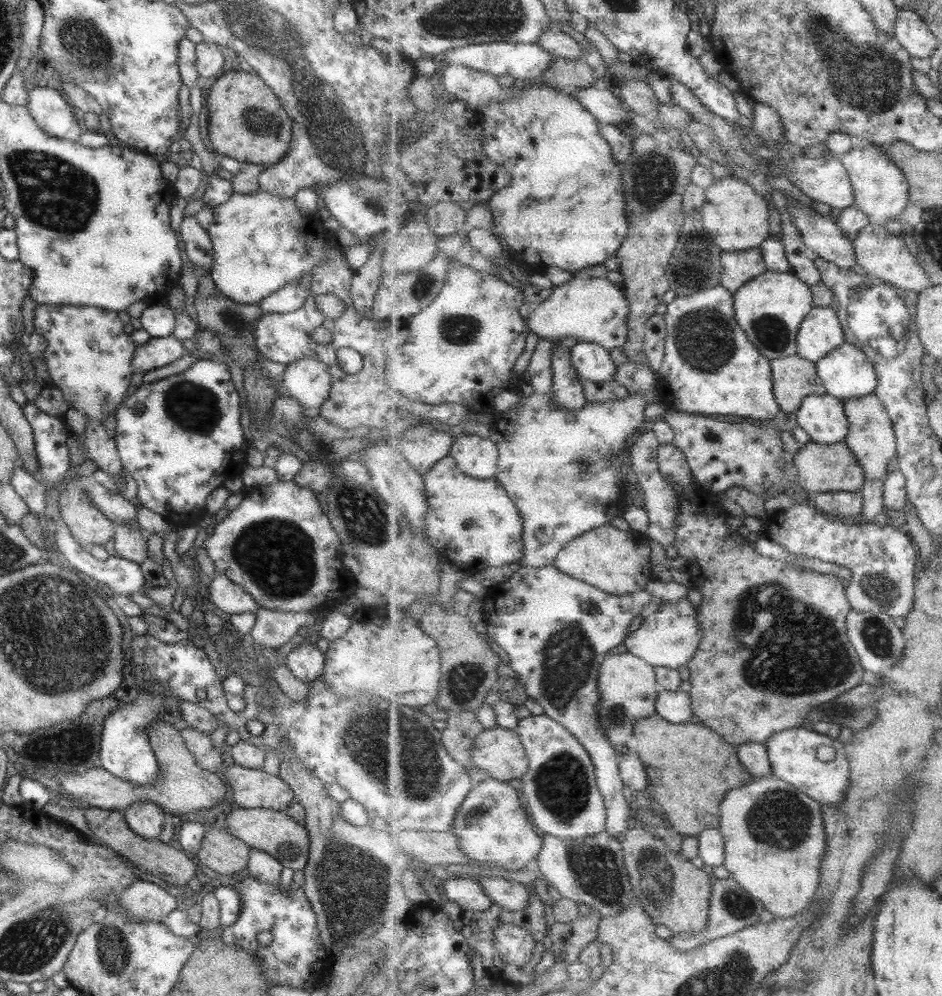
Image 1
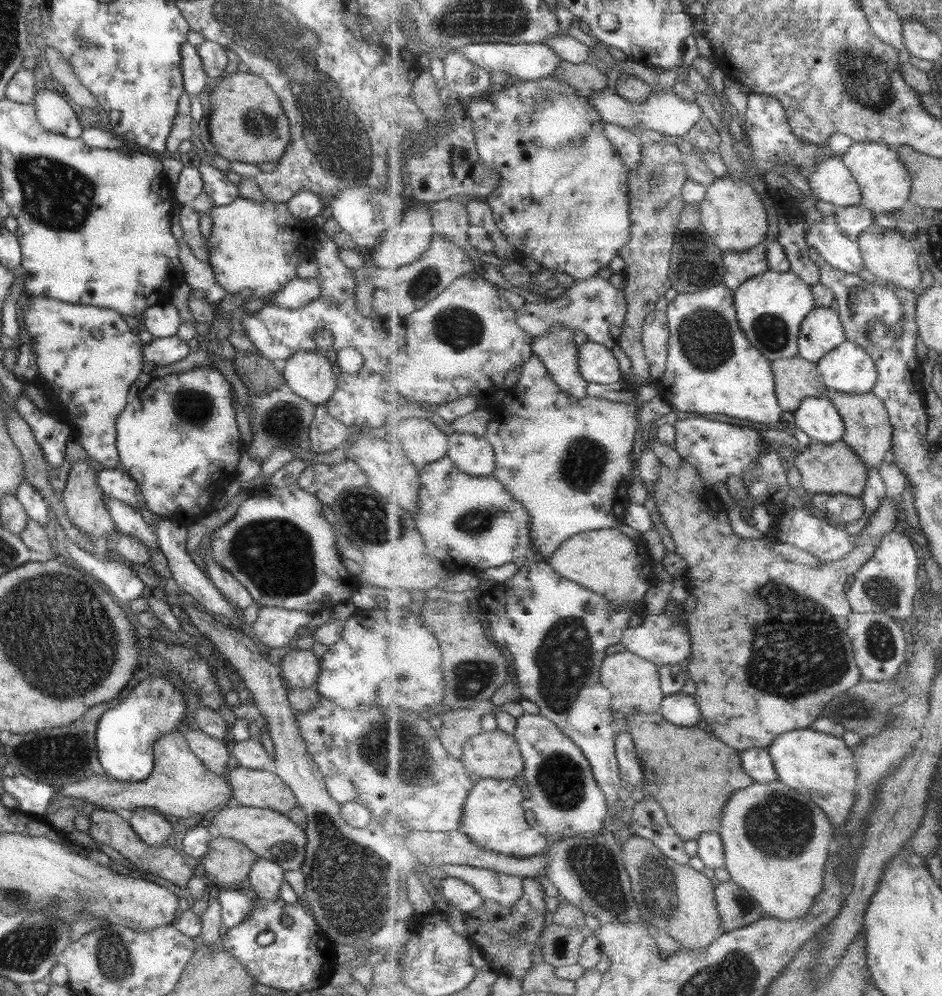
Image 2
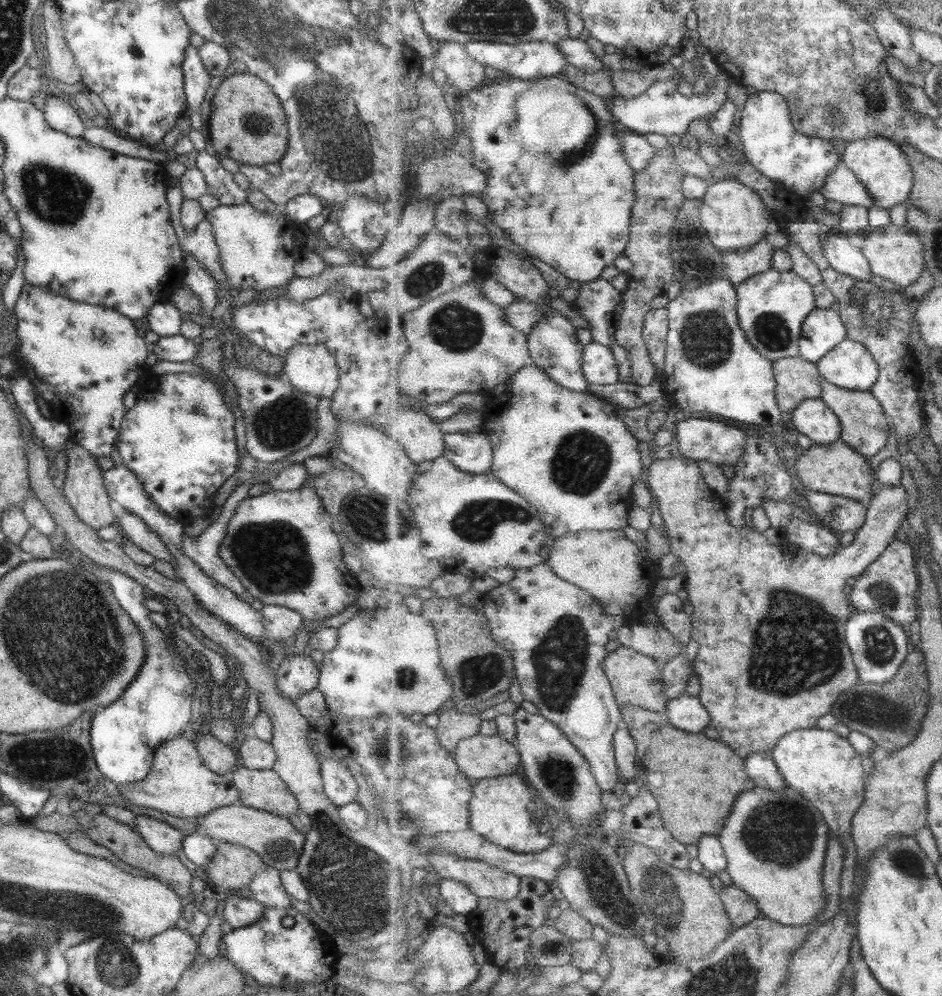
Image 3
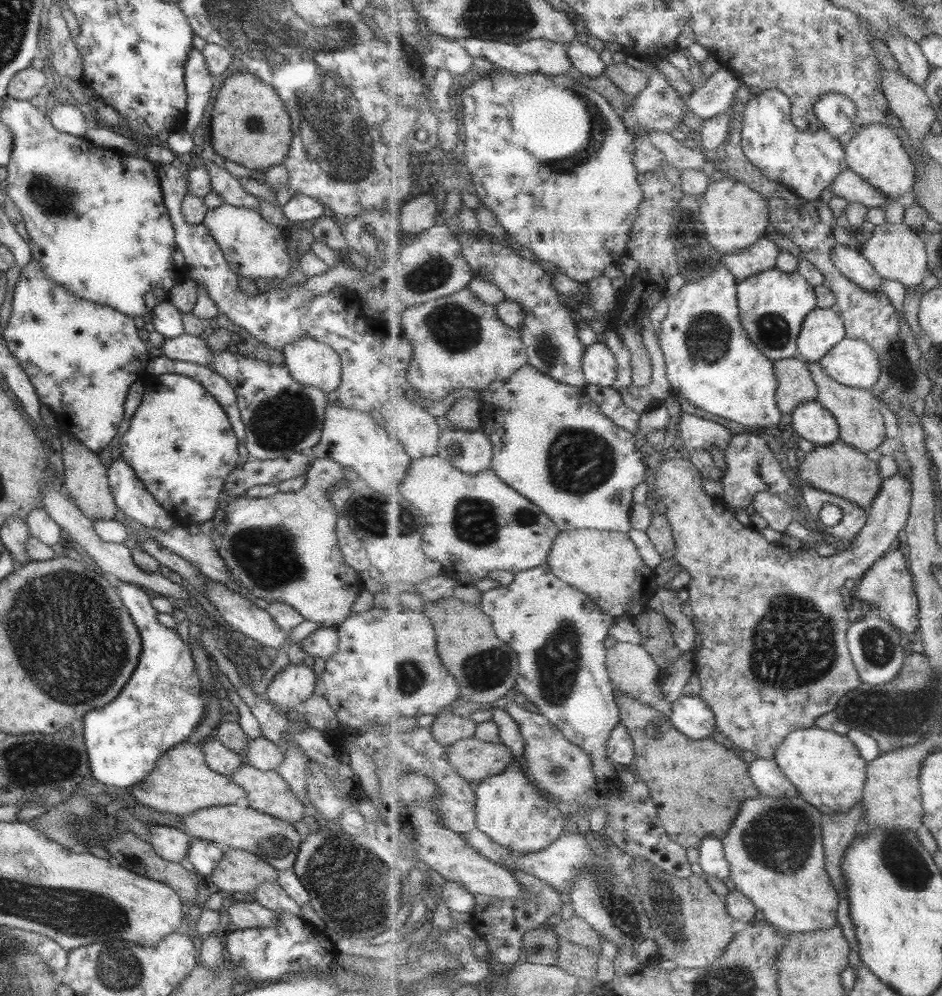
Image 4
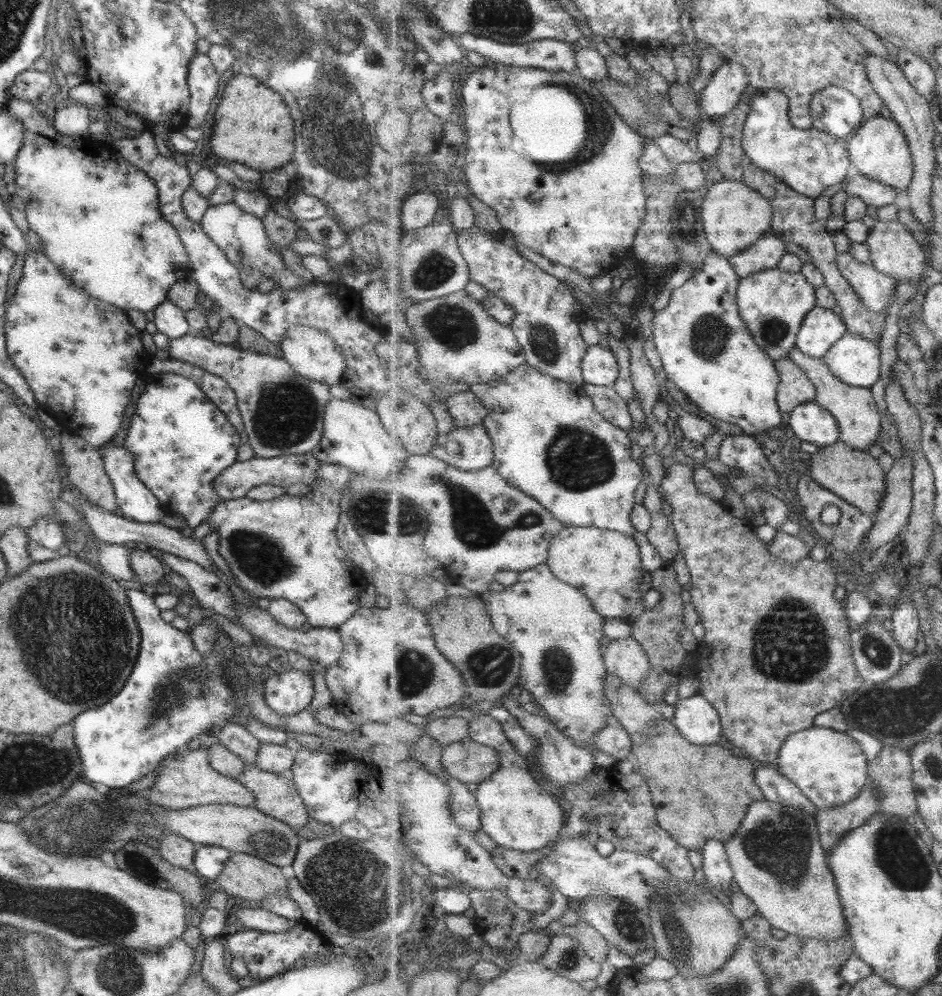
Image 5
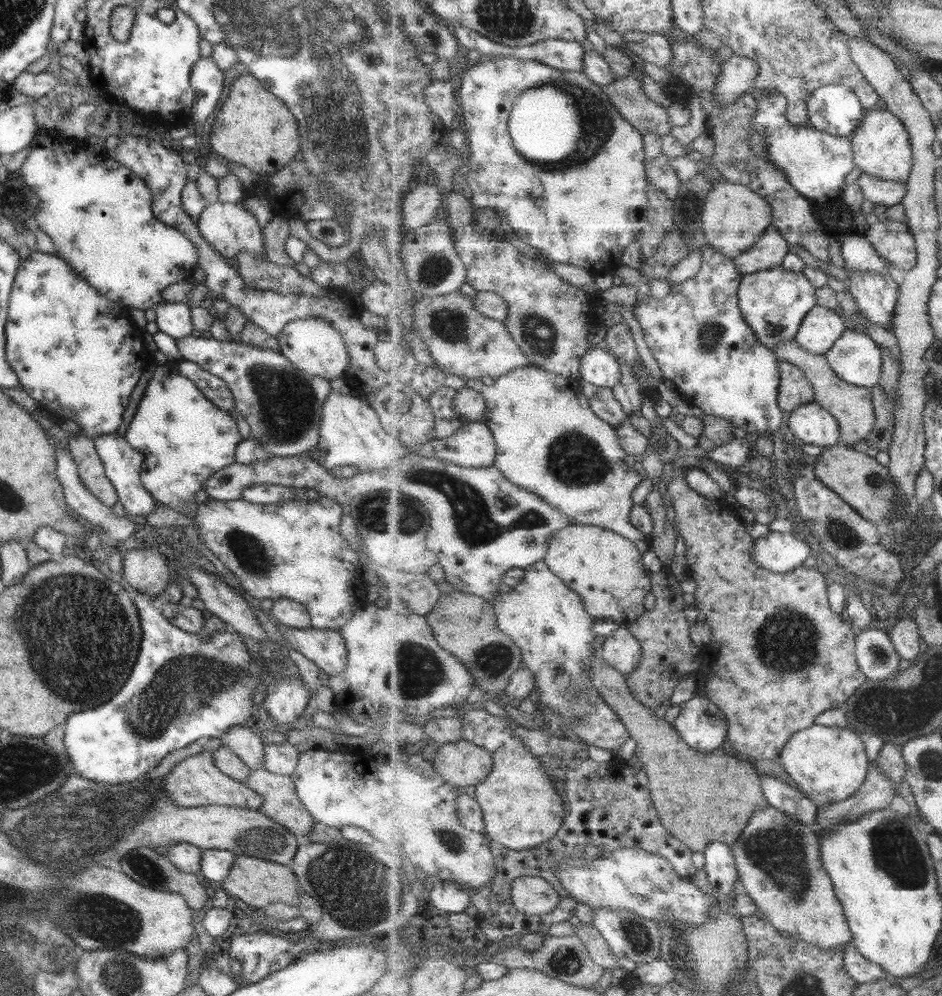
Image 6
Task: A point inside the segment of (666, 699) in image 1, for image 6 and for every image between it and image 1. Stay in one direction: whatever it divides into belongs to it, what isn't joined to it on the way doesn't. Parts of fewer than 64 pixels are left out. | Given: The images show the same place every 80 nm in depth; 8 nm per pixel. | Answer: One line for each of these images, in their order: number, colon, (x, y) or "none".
2: (680, 709)
3: (687, 713)
4: (691, 716)
5: (695, 717)
6: (702, 725)

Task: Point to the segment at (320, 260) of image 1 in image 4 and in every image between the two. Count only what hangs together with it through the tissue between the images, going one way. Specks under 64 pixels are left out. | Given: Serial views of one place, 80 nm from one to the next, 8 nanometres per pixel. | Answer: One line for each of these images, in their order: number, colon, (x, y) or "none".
2: (254, 248)
3: (256, 250)
4: (253, 248)

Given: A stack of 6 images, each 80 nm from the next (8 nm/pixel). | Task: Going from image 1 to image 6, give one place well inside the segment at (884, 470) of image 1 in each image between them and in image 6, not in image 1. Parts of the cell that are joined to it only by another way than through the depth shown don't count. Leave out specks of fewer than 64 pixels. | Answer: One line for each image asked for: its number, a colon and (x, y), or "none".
2: (869, 432)
3: (865, 425)
4: (861, 424)
5: (854, 407)
6: (852, 405)

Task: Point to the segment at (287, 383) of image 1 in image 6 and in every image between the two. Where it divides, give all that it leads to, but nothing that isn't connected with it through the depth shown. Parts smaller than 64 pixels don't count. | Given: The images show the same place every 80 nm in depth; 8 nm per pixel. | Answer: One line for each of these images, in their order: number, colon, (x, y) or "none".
2: (309, 375)
3: (311, 369)
4: (311, 363)
5: (312, 354)
6: (315, 347)

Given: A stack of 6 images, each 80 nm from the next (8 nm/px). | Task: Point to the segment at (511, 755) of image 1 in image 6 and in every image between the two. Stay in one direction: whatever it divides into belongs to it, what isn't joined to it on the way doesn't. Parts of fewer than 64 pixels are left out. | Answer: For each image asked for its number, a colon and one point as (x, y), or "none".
2: (496, 754)
3: (481, 757)
4: (475, 759)
5: (471, 762)
6: (462, 763)

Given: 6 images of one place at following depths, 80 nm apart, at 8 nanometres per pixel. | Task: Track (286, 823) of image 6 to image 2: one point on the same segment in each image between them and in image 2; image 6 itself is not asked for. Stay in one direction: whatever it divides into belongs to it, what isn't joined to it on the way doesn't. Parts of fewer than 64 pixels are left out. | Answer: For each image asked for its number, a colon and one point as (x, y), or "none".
2: (262, 788)
3: (263, 790)
4: (266, 792)
5: (274, 795)

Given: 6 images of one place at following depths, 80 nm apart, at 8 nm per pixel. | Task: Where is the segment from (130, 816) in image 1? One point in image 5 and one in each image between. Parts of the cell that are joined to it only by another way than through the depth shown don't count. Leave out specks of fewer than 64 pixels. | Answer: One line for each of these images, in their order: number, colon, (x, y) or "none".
2: (151, 828)
3: (162, 838)
4: (170, 843)
5: (177, 851)

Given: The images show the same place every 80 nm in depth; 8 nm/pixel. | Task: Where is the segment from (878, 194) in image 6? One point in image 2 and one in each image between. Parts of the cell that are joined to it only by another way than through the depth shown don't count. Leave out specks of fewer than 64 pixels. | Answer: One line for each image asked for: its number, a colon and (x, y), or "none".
2: (833, 183)
3: (842, 186)
4: (850, 186)
5: (870, 191)

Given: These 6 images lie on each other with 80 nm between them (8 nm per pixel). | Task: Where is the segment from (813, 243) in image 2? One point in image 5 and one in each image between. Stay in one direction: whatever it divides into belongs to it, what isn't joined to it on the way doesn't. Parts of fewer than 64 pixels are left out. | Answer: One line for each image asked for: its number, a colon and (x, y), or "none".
3: (843, 256)
4: (852, 263)
5: (875, 288)

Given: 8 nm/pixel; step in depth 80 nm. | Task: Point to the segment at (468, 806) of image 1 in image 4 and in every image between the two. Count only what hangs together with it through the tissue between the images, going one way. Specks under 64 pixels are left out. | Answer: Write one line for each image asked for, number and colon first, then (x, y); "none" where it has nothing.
2: (494, 817)
3: (499, 813)
4: (511, 810)

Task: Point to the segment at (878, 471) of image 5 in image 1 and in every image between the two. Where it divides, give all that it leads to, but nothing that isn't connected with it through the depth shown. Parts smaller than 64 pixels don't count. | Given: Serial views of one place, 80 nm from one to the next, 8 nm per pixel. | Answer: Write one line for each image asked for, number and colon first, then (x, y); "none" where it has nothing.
1: (822, 468)
2: (833, 468)
3: (836, 468)
4: (840, 468)

